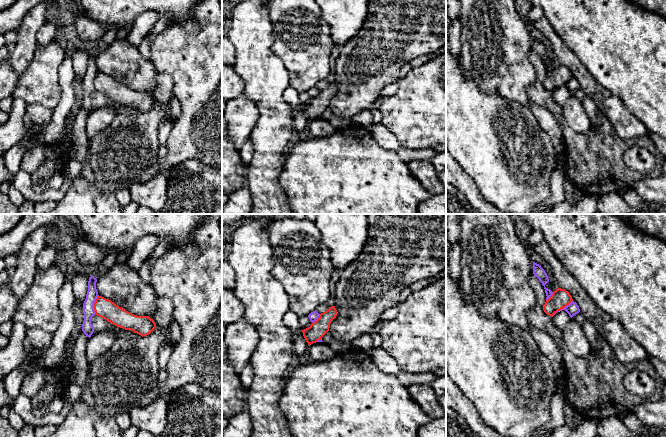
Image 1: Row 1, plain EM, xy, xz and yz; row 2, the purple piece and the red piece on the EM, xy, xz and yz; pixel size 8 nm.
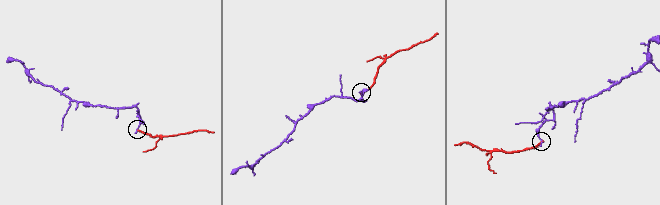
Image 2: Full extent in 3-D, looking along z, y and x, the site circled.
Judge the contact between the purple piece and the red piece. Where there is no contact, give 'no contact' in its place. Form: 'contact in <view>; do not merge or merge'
contact in yz; do not merge

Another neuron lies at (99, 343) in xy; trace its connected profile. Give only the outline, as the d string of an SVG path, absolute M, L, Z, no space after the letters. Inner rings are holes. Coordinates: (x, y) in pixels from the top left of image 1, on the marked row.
M111 331L93 332L86 348L89 365L105 354L112 347L116 339L116 335Z

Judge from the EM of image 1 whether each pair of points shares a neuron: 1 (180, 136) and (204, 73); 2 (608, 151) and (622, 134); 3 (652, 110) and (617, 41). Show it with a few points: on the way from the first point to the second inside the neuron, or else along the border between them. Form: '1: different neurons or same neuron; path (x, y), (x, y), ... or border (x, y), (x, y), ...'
1: same neuron; path (189, 120), (204, 100), (204, 89)
2: different neurons; border (607, 118), (613, 135), (623, 142)
3: same neuron; path (652, 93), (652, 76), (634, 58)

